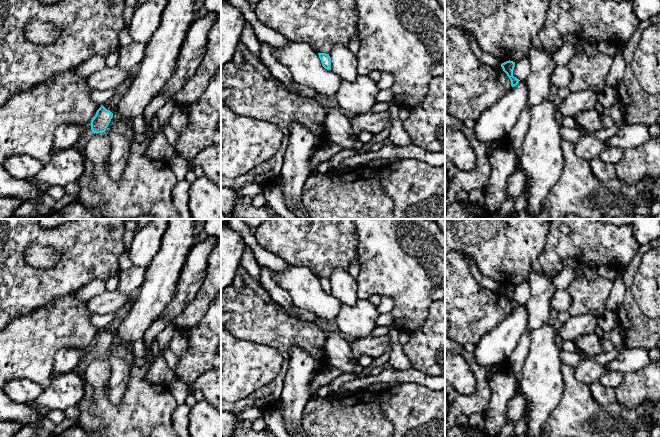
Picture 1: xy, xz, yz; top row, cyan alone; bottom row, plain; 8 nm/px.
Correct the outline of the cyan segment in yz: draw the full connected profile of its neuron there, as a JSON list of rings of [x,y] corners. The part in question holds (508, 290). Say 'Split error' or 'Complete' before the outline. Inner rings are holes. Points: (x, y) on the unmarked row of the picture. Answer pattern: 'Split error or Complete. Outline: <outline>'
Complete. Outline: [[[510,284],[506,285],[506,286],[501,288],[501,291],[502,291],[503,295],[509,301],[509,303],[511,305],[511,310],[512,311],[516,310],[519,307],[520,304],[513,300],[513,294],[514,294],[514,291],[515,291],[515,286],[510,285]]]

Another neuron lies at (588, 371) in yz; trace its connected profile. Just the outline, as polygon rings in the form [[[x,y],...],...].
[[[583,359],[575,367],[575,378],[590,386],[600,381],[604,372],[605,366],[592,359]]]

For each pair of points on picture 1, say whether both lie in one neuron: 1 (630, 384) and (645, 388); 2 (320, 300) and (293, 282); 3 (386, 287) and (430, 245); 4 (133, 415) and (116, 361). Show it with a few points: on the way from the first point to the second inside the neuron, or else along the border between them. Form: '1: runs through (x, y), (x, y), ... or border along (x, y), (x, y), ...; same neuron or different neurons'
1: runs through (634, 385), (641, 387); same neuron
2: runs through (313, 298), (300, 287); same neuron
3: runs through (397, 276), (419, 256); same neuron
4: border along (131, 367), (127, 388), (120, 402), (114, 406); different neurons

